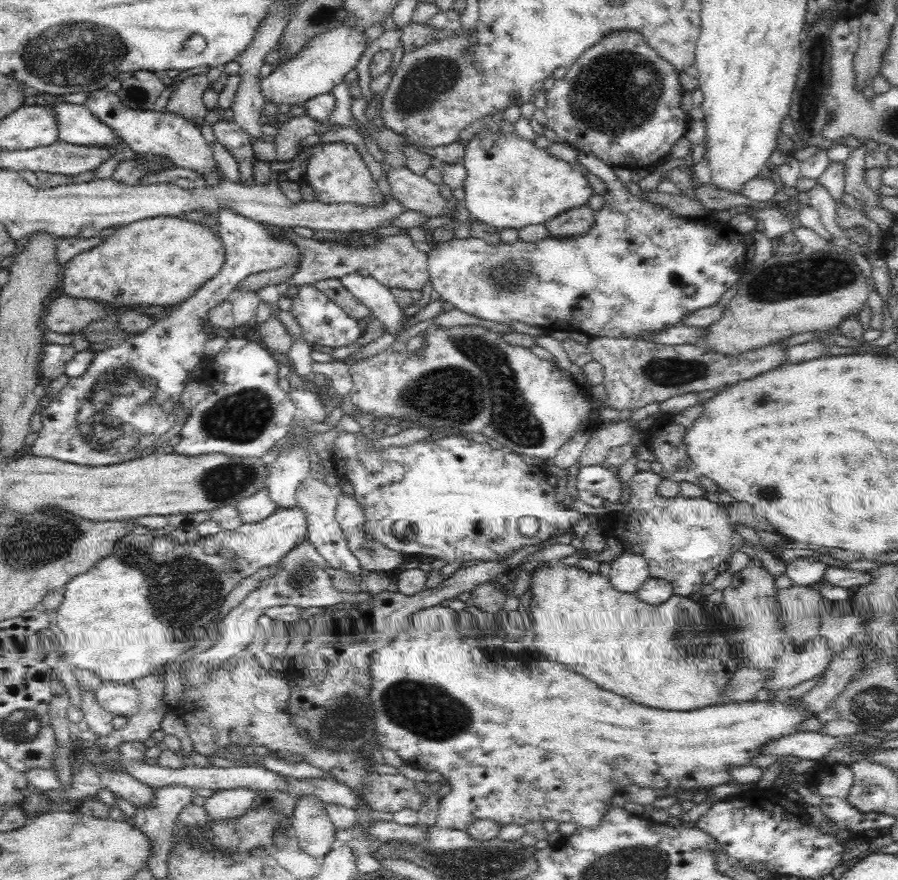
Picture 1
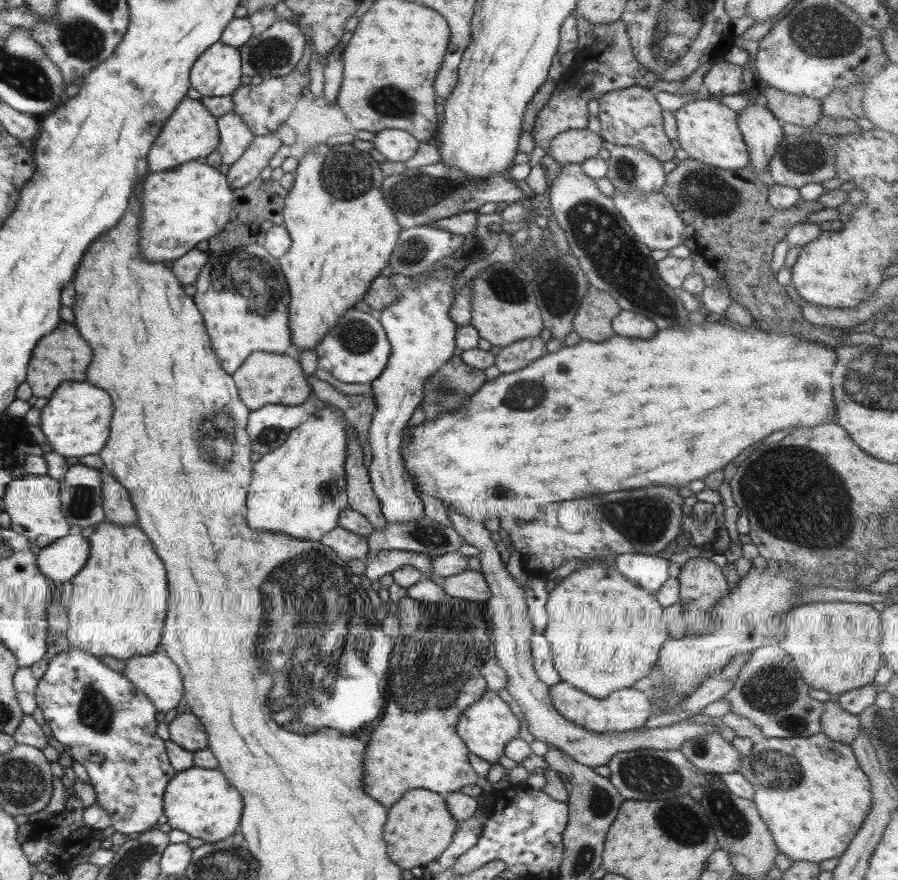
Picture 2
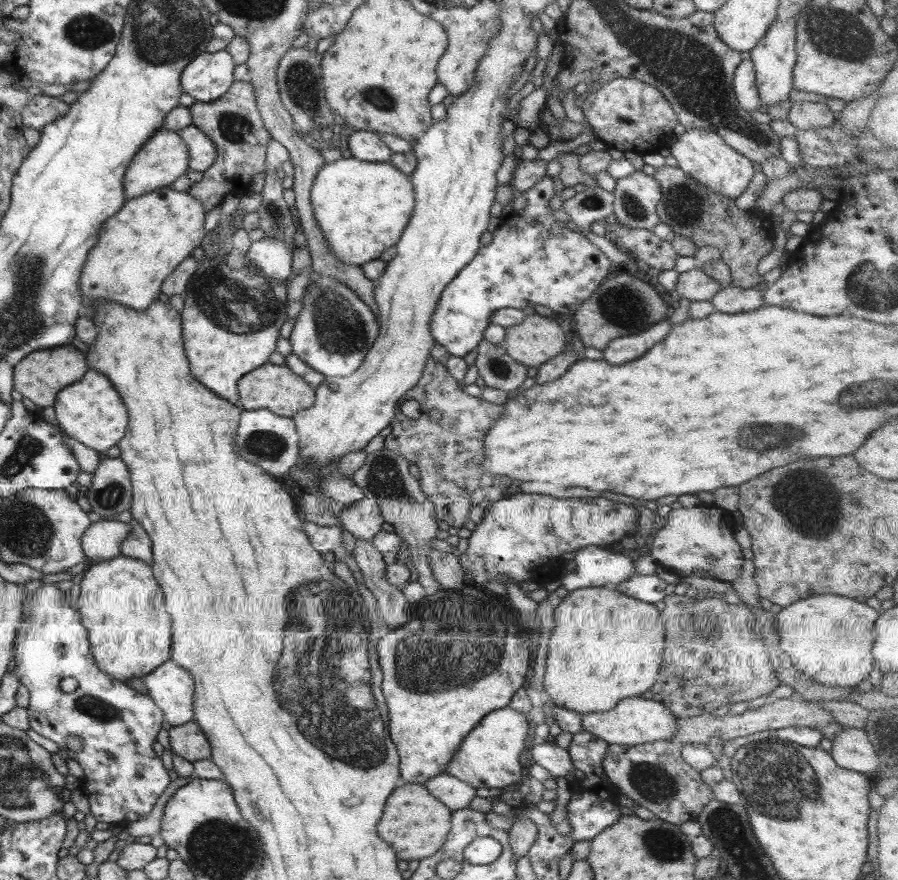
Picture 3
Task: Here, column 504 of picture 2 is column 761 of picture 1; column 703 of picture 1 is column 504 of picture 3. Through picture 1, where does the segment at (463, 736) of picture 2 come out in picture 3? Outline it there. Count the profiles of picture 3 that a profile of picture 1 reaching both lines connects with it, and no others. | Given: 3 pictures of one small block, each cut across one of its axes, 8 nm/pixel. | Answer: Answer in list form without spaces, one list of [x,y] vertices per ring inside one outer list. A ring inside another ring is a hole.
[[[503,706],[485,716],[463,737],[458,750],[444,767],[445,774],[459,778],[471,788],[499,788],[513,782],[523,781],[525,770],[520,764],[525,736],[529,725],[528,717],[509,706]]]

